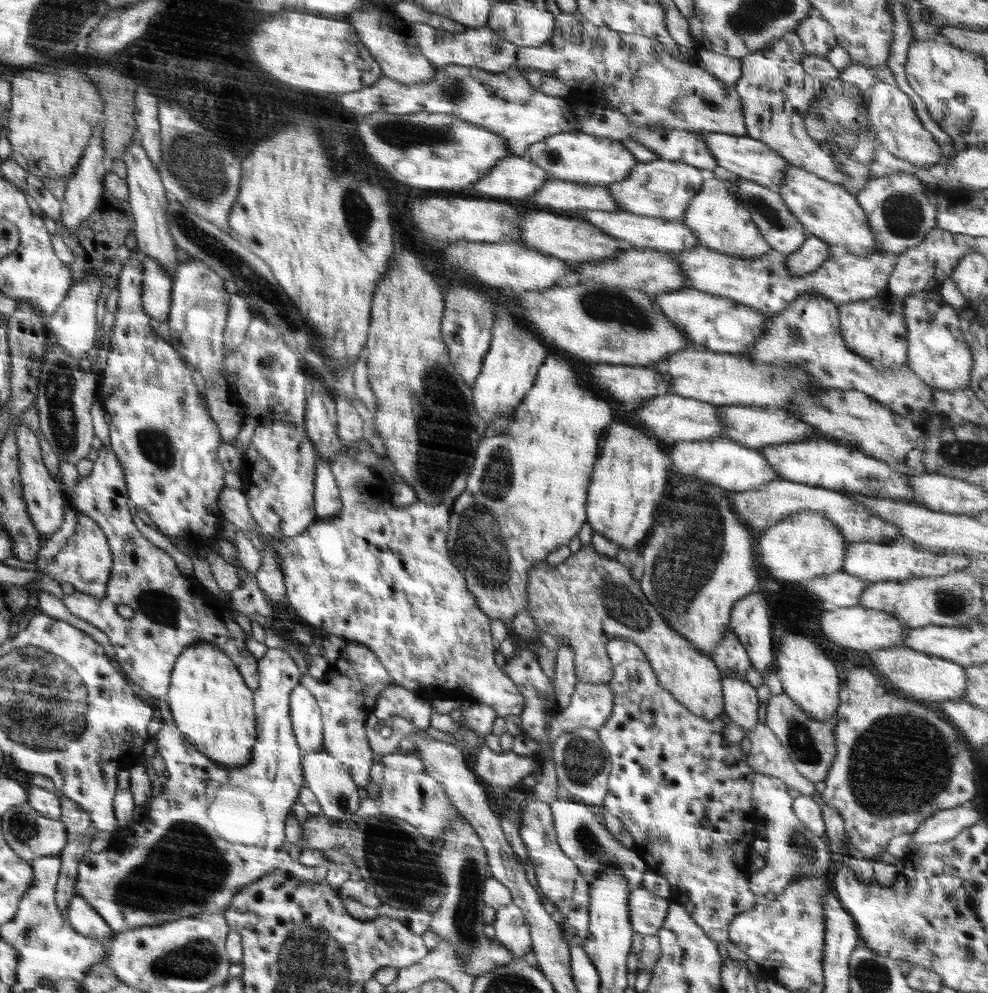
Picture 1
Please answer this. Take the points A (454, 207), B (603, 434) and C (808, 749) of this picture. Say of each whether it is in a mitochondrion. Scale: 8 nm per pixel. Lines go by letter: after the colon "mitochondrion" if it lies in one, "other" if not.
A: other
B: other
C: mitochondrion

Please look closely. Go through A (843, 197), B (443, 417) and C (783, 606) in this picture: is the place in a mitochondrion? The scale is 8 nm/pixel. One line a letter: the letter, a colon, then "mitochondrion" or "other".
A: other
B: mitochondrion
C: other

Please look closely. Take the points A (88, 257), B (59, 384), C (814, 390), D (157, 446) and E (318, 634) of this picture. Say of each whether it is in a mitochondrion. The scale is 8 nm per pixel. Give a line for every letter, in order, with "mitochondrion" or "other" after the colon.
A: other
B: mitochondrion
C: other
D: mitochondrion
E: other

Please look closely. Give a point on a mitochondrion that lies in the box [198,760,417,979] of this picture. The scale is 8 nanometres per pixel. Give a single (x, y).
(340, 795)

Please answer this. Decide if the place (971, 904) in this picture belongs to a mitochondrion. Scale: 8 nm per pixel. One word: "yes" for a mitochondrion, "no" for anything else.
no

